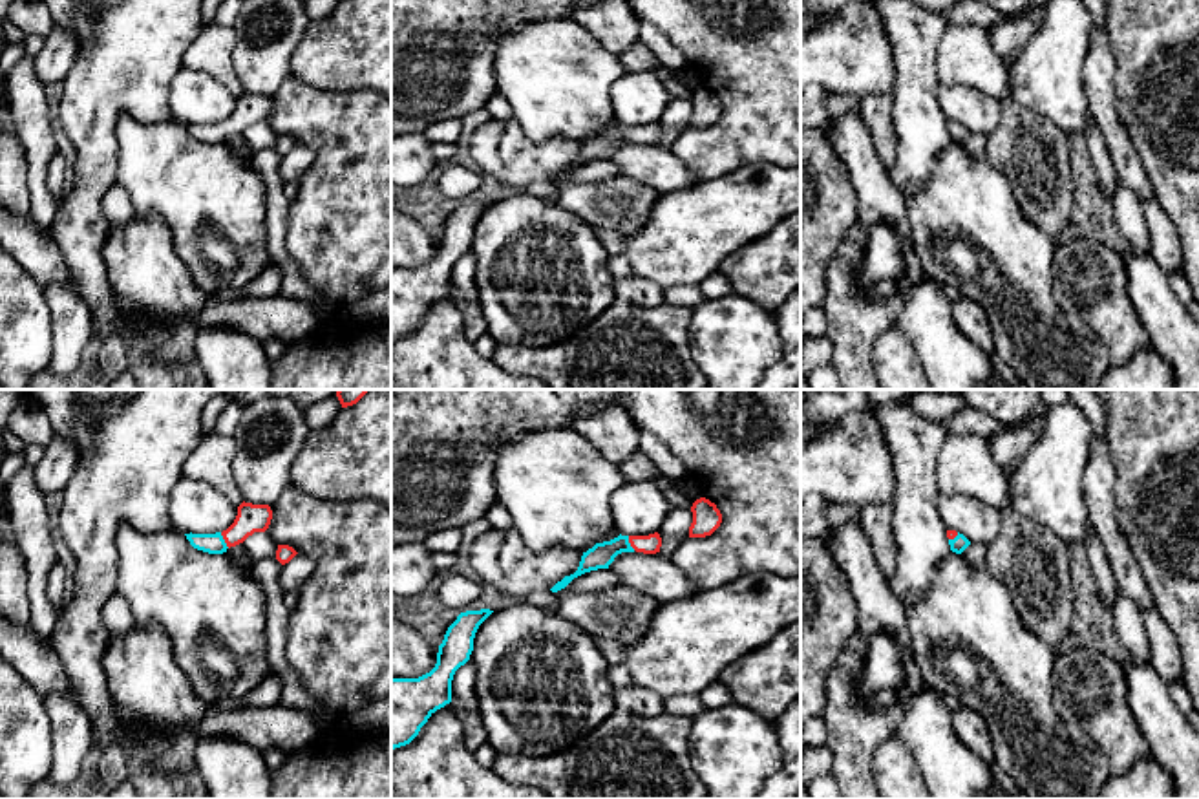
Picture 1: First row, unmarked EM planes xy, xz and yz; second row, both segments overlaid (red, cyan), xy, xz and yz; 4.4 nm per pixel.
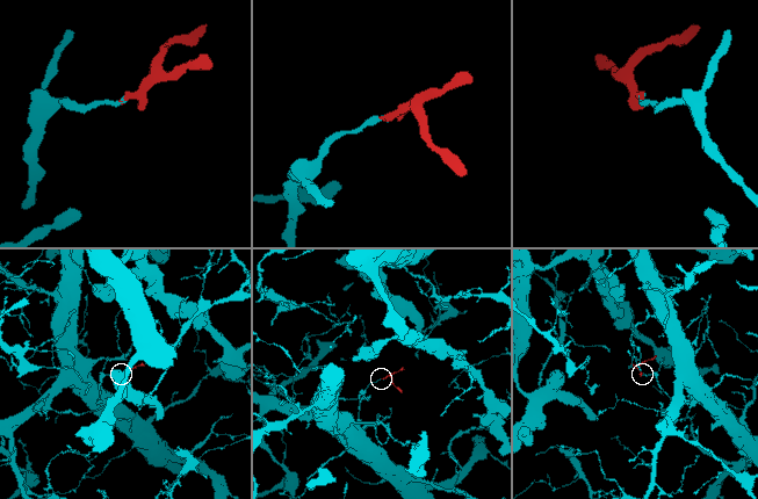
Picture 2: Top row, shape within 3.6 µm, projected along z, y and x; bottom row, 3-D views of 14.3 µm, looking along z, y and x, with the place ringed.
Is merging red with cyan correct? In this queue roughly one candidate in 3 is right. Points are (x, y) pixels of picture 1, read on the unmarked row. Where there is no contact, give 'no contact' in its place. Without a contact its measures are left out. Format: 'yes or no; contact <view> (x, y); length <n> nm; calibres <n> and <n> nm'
yes; contact xy (223, 128); length 80 nm; calibres 130 and 90 nm

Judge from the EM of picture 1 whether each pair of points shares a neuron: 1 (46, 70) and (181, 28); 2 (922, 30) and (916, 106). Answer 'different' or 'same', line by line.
1: different
2: same

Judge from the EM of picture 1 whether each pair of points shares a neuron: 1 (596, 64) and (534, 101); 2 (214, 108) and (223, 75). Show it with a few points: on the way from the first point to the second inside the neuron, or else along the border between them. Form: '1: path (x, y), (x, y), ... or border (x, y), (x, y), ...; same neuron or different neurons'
1: path (582, 70), (558, 77), (549, 86); same neuron
2: border (183, 66), (207, 72), (236, 99); different neurons

